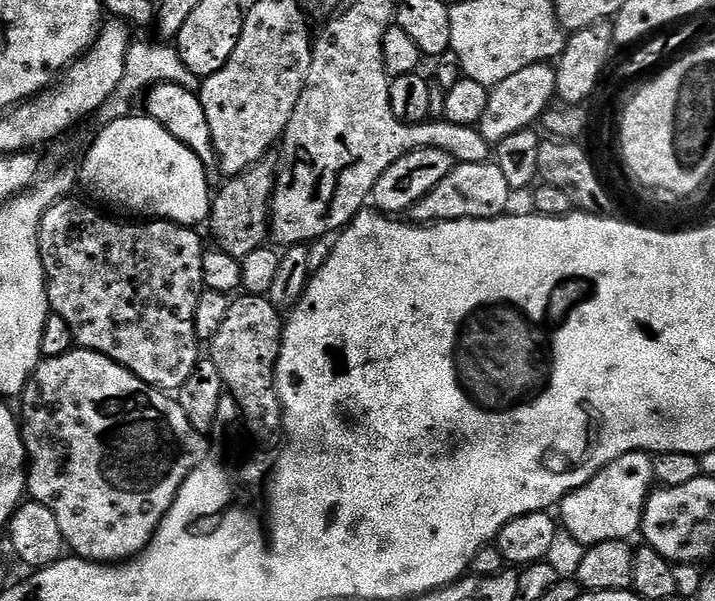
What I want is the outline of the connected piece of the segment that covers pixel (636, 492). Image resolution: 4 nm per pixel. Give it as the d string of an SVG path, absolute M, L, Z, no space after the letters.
M647 452L622 454L622 458L610 462L601 472L594 474L594 478L590 478L590 482L586 482L578 490L565 496L558 505L558 520L563 531L565 528L578 543L584 544L583 546L614 542L615 540L631 541L632 535L637 535L640 532L640 523L648 501L648 494L654 488L652 461L653 457Z

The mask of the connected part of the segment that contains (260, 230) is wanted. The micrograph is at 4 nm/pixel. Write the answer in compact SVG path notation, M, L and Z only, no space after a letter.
M265 158L254 162L242 174L229 176L224 185L215 189L212 197L210 225L215 247L226 255L242 261L246 254L265 247L270 236L270 217L272 214L272 195L276 189L278 164L275 159Z

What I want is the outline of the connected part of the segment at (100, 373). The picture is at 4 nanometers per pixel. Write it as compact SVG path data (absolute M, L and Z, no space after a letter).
M76 346L65 356L41 359L40 364L33 370L28 385L24 387L23 400L24 405L18 408L18 412L22 417L22 431L24 433L27 495L35 503L46 506L46 510L50 510L50 514L54 514L54 518L62 530L65 545L81 560L91 560L93 564L115 566L134 556L139 556L147 548L152 536L158 530L160 519L170 510L182 482L186 482L186 478L195 470L196 465L202 459L202 453L200 453L201 433L196 432L194 426L190 426L190 418L186 418L186 410L182 410L179 399L173 398L167 392L160 392L157 388L149 388L146 382L142 382L142 378L138 378L118 362L97 352L91 352L88 348Z

